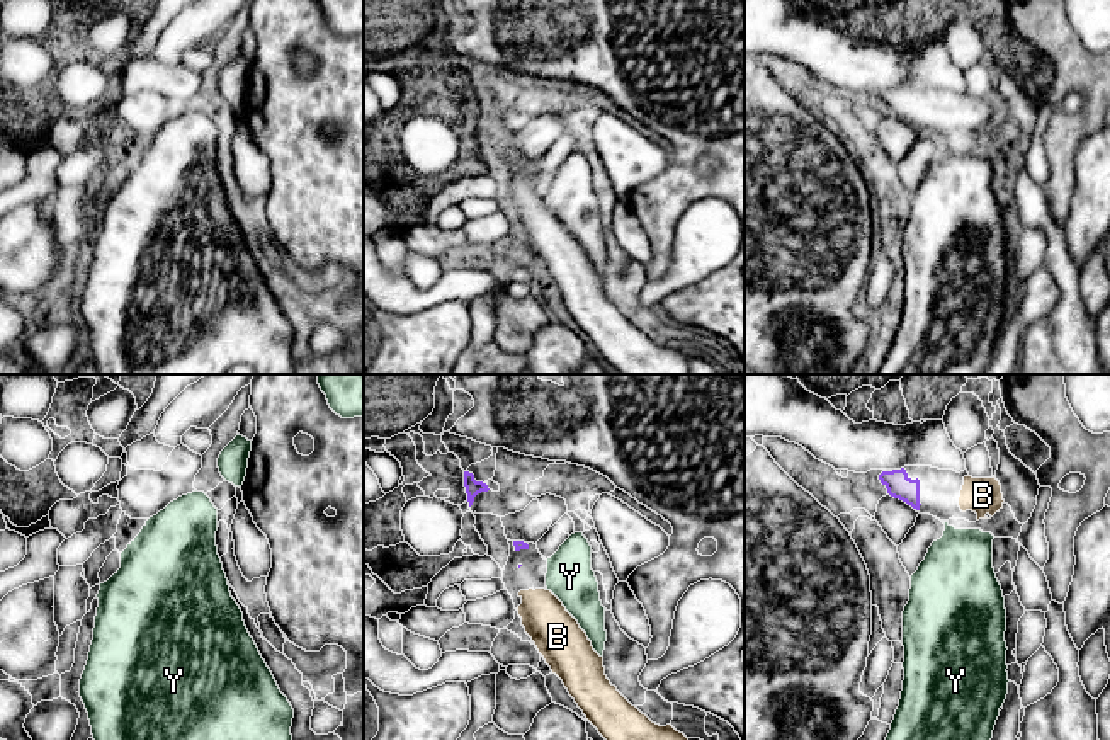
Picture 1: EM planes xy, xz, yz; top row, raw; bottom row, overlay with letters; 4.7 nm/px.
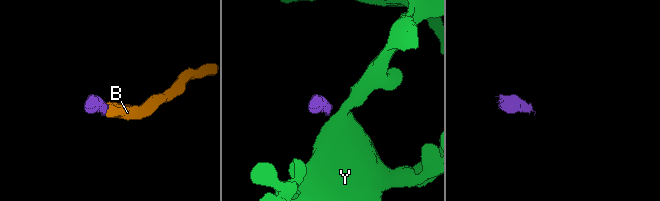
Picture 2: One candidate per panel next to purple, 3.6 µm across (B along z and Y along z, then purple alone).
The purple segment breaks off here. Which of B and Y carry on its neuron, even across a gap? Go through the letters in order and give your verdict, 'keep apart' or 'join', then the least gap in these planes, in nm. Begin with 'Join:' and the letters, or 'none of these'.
Join: B
B: join | 110 nm
Y: keep apart | 110 nm

